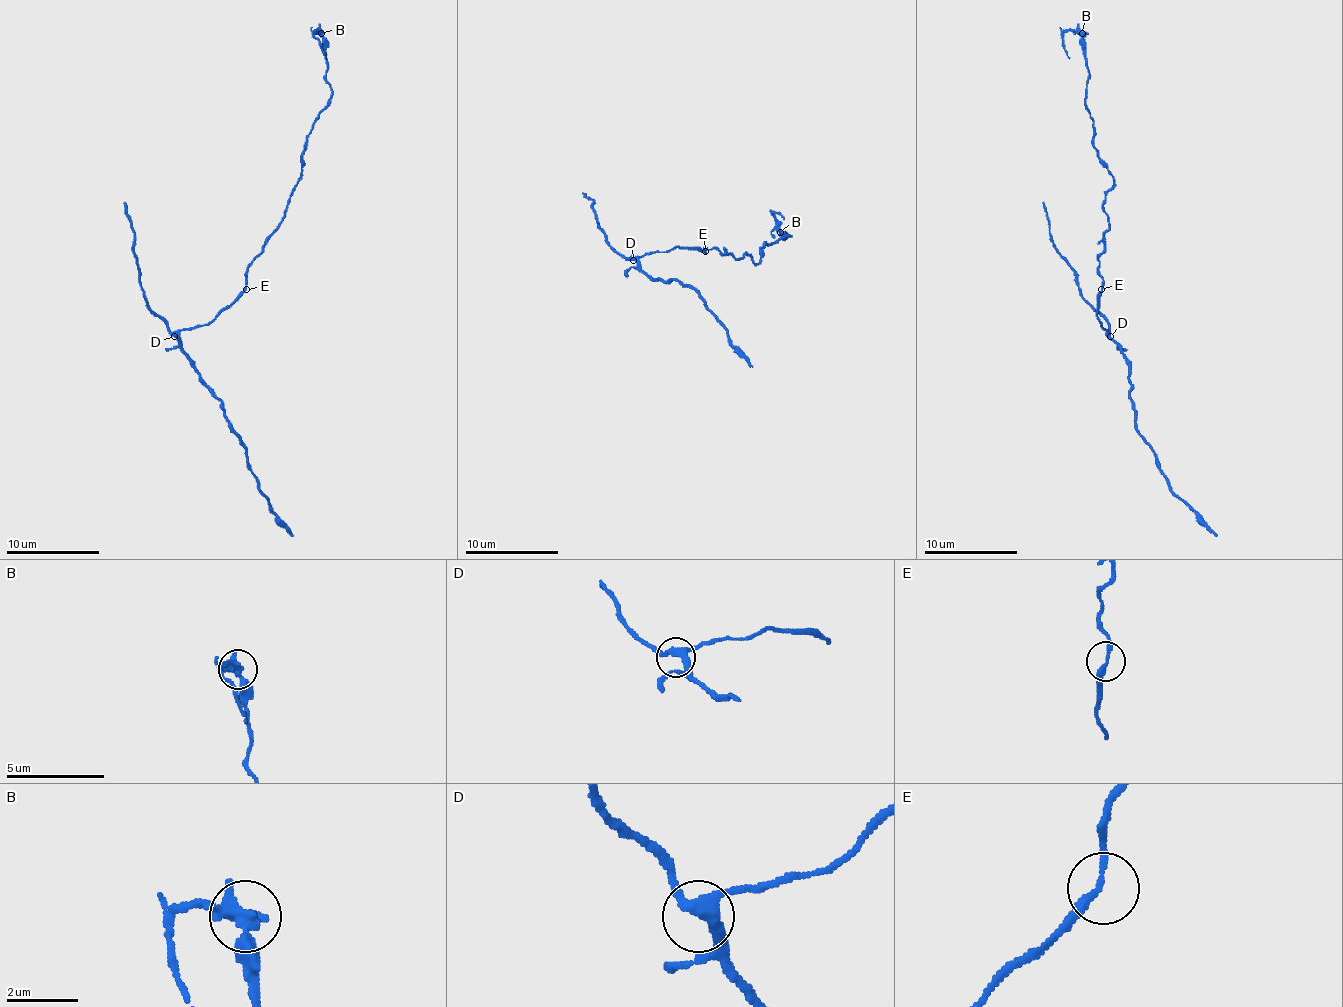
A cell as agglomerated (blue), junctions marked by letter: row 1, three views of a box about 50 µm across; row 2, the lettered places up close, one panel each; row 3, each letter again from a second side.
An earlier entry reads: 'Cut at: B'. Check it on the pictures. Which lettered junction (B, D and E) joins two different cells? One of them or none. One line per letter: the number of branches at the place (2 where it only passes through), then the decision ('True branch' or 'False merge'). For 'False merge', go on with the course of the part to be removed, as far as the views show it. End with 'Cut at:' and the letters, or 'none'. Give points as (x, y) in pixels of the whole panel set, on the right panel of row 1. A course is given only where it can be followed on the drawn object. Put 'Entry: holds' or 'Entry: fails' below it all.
B: Branches: 3. False merge. Course of the part to remove: (1082, 33), (1064, 33), (1068, 59)
D: Branches: 3. True branch
E: Branches: 2. True branch
Cut at: B
Entry: holds

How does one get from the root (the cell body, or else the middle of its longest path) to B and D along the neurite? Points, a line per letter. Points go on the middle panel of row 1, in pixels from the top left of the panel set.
B: (703, 251), (717, 249), (735, 258), (745, 253), (756, 263), (766, 244), (791, 237), (784, 239), (780, 232)
D: (703, 251), (675, 246), (668, 251), (638, 256), (633, 260)

